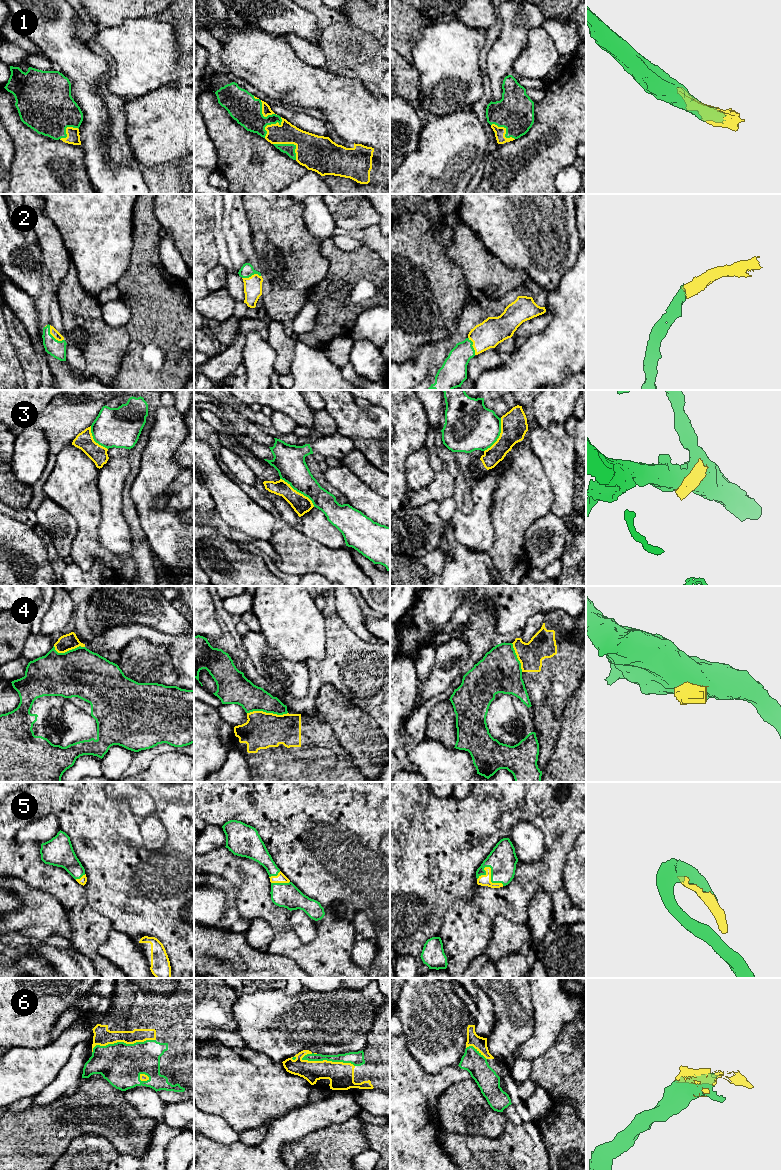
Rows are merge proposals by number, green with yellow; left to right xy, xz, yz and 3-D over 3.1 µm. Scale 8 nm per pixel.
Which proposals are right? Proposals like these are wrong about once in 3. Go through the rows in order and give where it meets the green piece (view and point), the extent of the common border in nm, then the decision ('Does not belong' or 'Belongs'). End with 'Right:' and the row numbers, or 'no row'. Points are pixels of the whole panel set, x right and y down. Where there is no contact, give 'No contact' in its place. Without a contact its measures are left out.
1: Touches green at xz (291, 144). Shared border 240 nm. Belongs
2: Touches green at xy (52, 336). Shared border 170 nm. Belongs
3: Touches green at xz (298, 491). Shared border 360 nm. Does not belong
4: Touches green at xz (267, 712). Shared border 320 nm. Does not belong
5: Touches green at yz (491, 871). Shared border 220 nm. Belongs
6: Touches green at xz (328, 1060). Shared border 440 nm. Belongs
Right: 1, 2, 5, 6

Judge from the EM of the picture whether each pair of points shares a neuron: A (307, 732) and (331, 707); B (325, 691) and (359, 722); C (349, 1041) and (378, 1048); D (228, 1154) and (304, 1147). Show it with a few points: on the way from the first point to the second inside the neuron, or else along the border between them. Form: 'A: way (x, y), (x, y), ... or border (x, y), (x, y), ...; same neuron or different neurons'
A: border (317, 715), (331, 728), (335, 736); different neurons
B: way (333, 699), (351, 717); same neuron
C: border (373, 1023), (366, 1045), (361, 1050), (343, 1054); different neurons
D: border (303, 1136), (284, 1146), (282, 1151), (283, 1159); different neurons

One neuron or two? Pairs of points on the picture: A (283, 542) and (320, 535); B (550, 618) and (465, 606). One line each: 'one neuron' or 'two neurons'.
A: two neurons
B: two neurons

